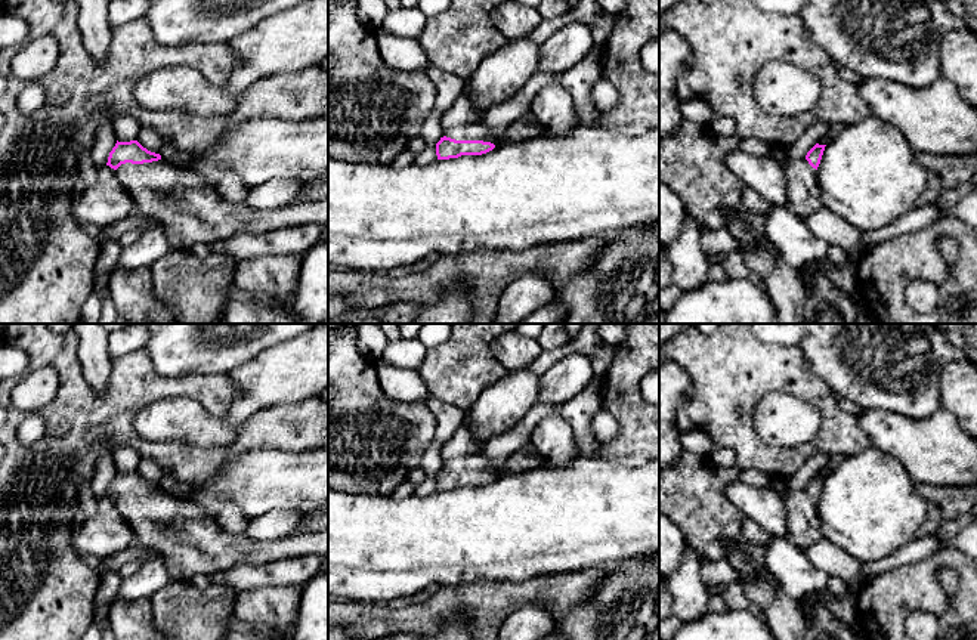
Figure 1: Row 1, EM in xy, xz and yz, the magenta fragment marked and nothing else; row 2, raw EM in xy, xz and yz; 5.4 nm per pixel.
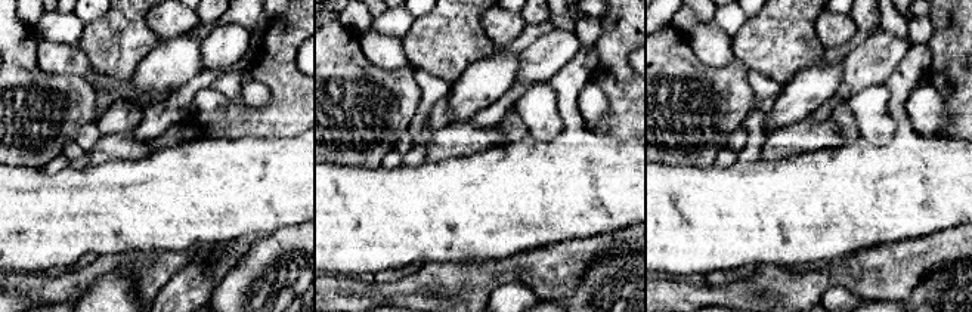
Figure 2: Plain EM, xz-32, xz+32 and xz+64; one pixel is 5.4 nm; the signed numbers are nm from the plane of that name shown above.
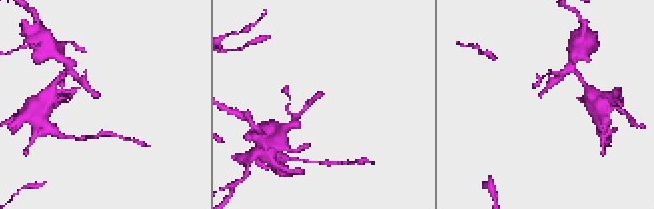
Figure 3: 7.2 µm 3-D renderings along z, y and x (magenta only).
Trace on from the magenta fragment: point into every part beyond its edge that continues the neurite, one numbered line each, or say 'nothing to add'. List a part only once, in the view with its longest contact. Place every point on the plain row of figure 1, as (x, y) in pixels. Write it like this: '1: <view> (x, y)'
1: xz (478, 461)

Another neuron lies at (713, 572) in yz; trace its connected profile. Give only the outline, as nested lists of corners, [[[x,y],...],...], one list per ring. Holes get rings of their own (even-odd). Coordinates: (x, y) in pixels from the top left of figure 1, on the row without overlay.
[[[726,559],[702,560],[699,573],[705,587],[726,587],[730,582],[742,582],[741,573]]]

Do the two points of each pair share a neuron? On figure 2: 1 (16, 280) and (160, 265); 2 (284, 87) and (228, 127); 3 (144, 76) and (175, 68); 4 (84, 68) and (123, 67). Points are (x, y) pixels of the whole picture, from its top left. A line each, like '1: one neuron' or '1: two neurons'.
1: one neuron
2: one neuron
3: one neuron
4: two neurons

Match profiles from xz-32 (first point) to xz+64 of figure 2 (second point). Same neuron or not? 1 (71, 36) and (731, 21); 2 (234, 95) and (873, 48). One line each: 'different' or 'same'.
1: same
2: different

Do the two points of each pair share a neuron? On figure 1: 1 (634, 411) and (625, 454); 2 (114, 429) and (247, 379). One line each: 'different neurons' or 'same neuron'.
1: same neuron
2: different neurons

